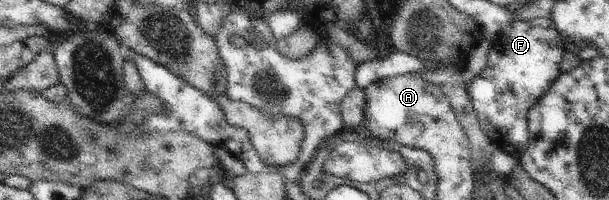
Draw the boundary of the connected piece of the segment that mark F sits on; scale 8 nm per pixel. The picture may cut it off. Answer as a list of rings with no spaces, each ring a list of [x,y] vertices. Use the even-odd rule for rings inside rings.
[[[551,18],[514,21],[504,25],[496,38],[489,43],[491,47],[487,56],[486,68],[468,83],[467,89],[485,135],[502,151],[518,158],[528,144],[528,111],[544,93],[548,92],[554,81],[562,74],[560,63],[565,48],[560,38],[560,31]]]

